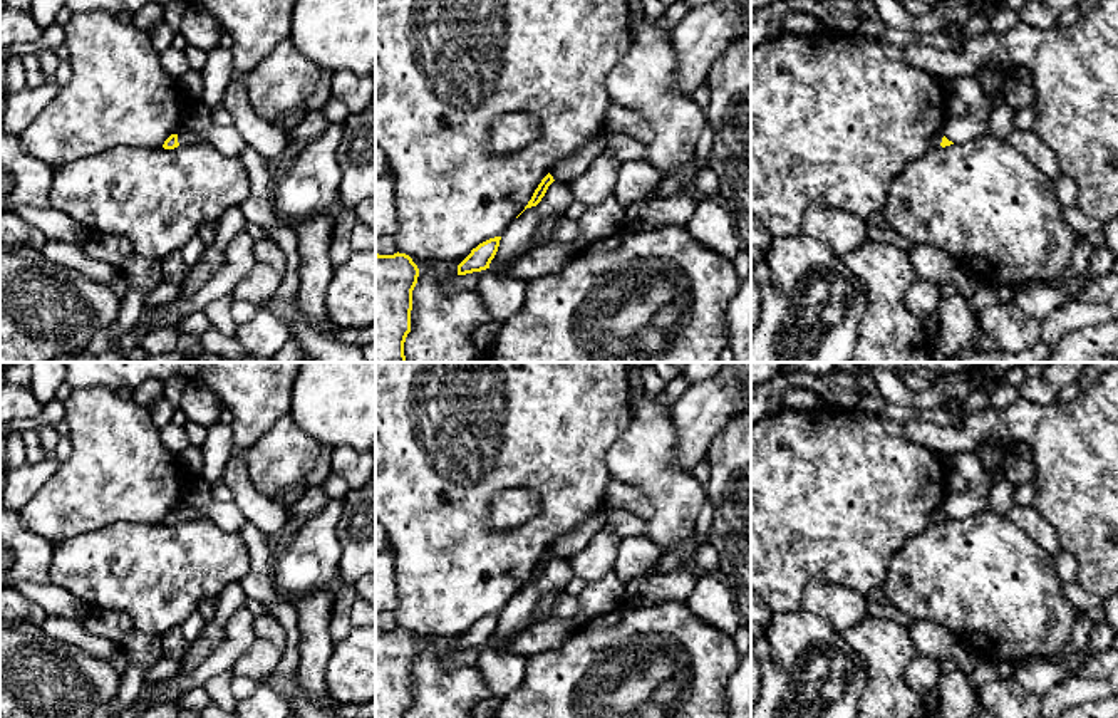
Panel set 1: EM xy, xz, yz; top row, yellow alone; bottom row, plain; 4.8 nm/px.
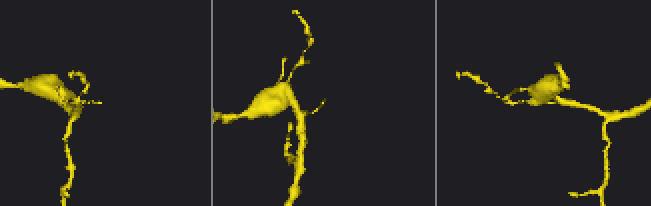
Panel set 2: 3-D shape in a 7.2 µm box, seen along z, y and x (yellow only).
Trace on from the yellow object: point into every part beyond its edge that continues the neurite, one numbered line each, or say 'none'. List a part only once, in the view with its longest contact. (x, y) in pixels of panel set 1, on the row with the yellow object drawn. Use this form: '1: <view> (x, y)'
1: xy (186, 136)

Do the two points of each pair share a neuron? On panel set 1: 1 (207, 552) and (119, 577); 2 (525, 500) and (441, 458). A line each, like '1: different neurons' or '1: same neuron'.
1: same neuron
2: different neurons

